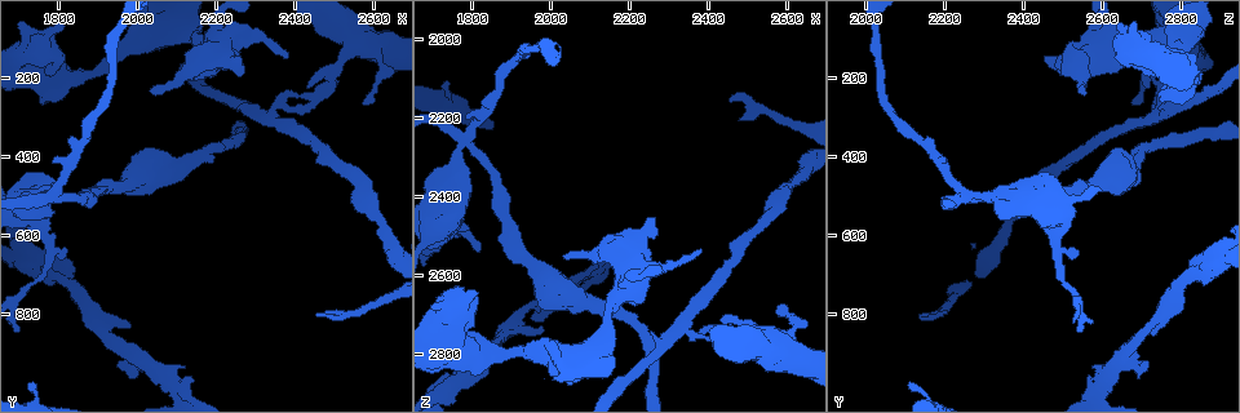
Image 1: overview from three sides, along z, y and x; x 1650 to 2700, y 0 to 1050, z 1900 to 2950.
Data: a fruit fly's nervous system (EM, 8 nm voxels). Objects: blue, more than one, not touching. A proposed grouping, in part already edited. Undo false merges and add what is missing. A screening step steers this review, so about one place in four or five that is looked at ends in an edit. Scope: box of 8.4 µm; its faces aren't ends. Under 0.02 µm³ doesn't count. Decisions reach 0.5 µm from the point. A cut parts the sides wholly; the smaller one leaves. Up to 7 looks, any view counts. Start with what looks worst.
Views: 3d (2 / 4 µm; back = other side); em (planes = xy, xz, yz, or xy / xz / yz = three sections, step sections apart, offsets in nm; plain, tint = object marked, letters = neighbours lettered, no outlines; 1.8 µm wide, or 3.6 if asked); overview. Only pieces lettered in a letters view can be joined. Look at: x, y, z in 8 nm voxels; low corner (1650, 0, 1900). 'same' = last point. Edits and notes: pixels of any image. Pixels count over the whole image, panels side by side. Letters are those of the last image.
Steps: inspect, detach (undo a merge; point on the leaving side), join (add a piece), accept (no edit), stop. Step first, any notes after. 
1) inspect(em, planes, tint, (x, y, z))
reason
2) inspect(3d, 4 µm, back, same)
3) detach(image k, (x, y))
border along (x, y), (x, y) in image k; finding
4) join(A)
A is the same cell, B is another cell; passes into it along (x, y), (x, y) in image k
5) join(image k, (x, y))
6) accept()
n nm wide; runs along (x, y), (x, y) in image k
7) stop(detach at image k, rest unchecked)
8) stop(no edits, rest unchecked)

inspect(3d, 2 µm, (1950, 930, 2710))
branch stops here

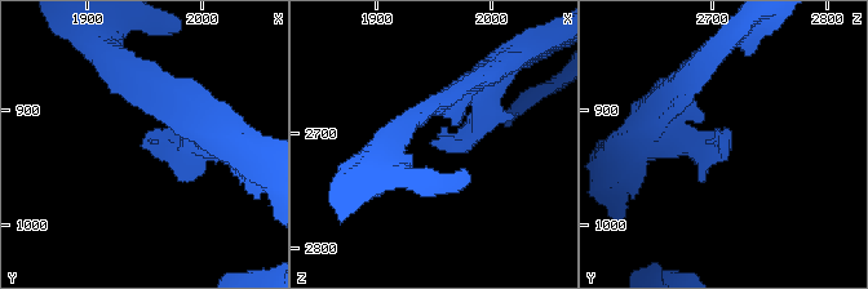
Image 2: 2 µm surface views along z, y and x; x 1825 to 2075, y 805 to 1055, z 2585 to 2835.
inspect(em, xy, step 8, tint, (1946, 928, 2706))

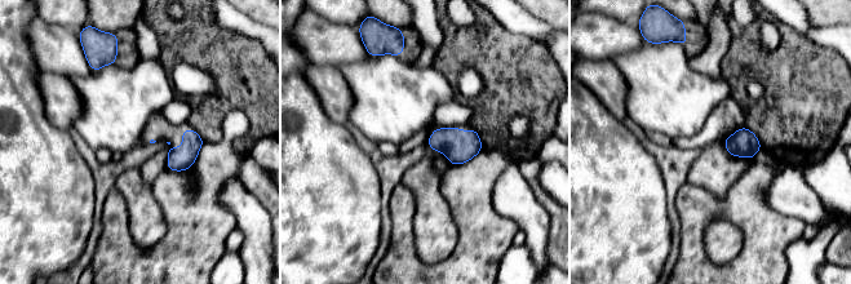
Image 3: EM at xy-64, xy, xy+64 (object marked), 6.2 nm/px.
inspect(em, planes, letters, same)

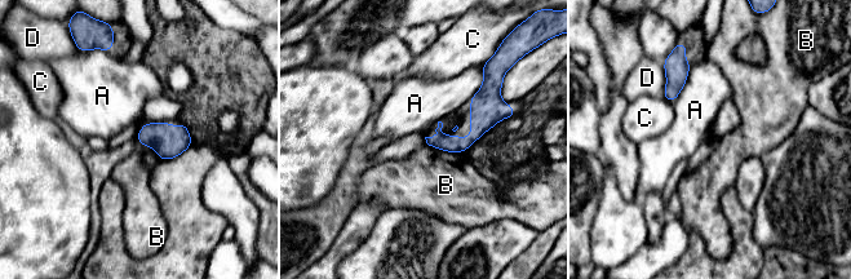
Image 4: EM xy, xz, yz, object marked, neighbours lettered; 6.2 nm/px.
accept()
110 nm wide; A, B, C and D are other cells; no lettered piece goes on from it

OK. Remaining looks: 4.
inspect(em, planes, tint, (1775, 495, 2260))
four-way junction

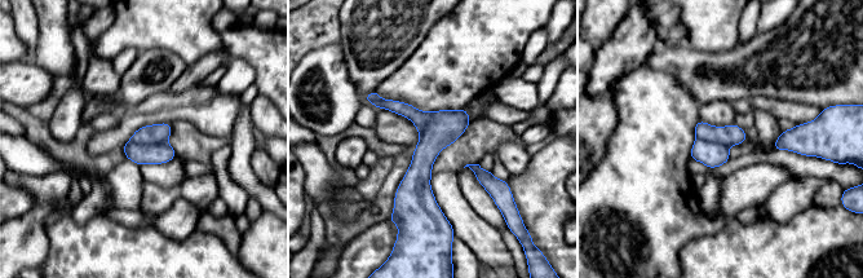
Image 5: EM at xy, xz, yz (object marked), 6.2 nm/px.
inspect(em, planes, letters, same)

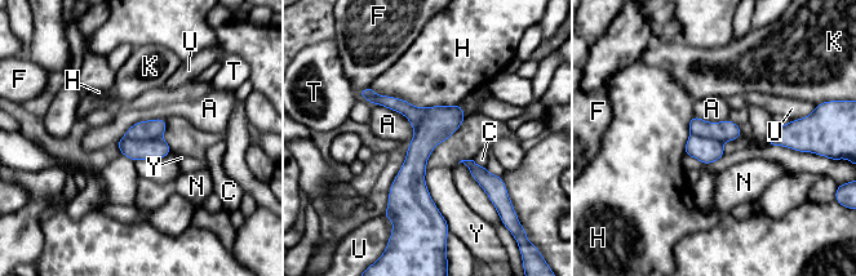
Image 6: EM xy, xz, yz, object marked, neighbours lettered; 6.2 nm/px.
detach(image 6, (156, 148))
220 nm wide; A, C, F, H, K, N, T, U and Y are other cells; the part that leaves runs along (363, 93), (409, 111), (422, 111) in image 6; two cells meet here

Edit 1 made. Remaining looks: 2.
stop(detach at image 6, rest unchecked)

